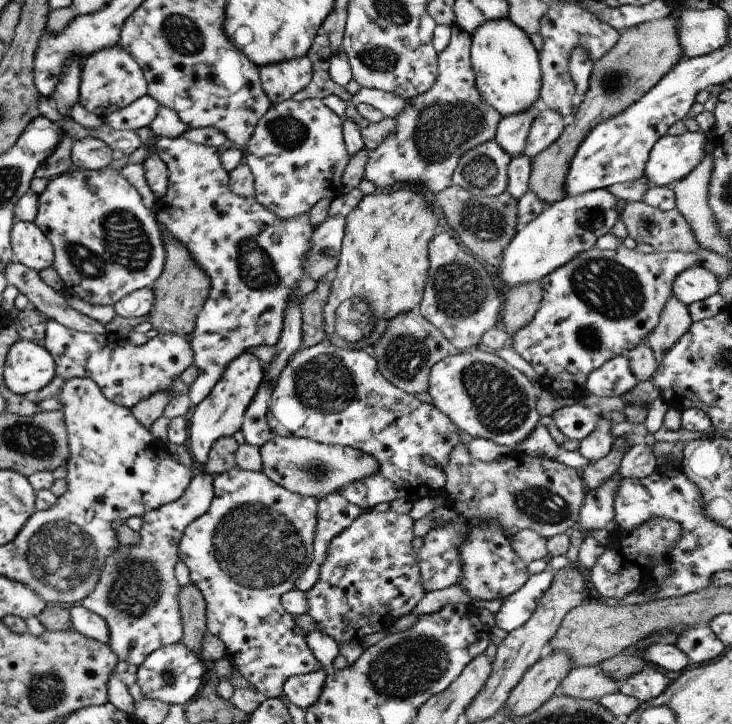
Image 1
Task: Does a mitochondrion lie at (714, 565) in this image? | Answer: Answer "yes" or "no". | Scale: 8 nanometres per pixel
no

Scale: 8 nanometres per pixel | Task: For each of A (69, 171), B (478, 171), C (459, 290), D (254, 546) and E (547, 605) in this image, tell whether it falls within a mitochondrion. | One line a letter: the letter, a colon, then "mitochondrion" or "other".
A: other
B: mitochondrion
C: mitochondrion
D: mitochondrion
E: other

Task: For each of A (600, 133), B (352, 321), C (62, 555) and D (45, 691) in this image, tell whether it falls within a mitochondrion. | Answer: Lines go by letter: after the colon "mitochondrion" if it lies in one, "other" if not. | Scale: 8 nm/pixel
A: other
B: mitochondrion
C: mitochondrion
D: mitochondrion

